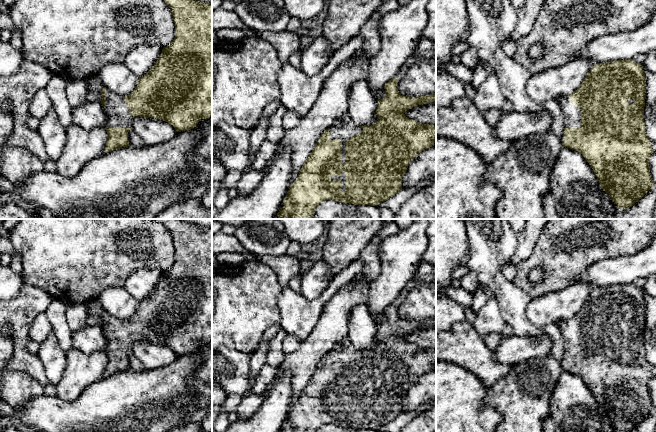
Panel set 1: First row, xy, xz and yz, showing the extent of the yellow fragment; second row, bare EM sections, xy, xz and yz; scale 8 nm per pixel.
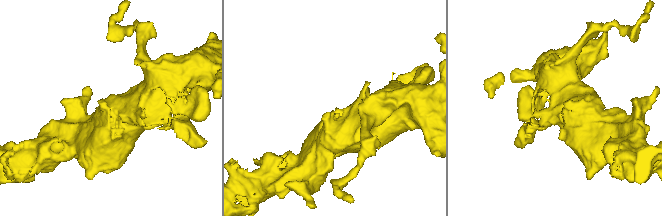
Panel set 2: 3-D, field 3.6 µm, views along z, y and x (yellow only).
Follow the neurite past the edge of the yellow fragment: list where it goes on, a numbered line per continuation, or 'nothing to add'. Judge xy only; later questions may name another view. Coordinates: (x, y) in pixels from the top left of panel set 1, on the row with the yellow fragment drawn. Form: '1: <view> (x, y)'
1: xy (118, 115)

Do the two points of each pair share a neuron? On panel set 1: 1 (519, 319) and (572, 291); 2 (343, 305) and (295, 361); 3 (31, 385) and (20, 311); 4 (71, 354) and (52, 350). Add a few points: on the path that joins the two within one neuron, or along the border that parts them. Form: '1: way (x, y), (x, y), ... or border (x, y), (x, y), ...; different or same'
1: border (529, 299), (526, 317), (540, 328); different
2: way (334, 319), (332, 326), (309, 349); same
3: border (10, 371), (25, 372), (43, 387); different
4: border (65, 352), (66, 366), (61, 376); different

